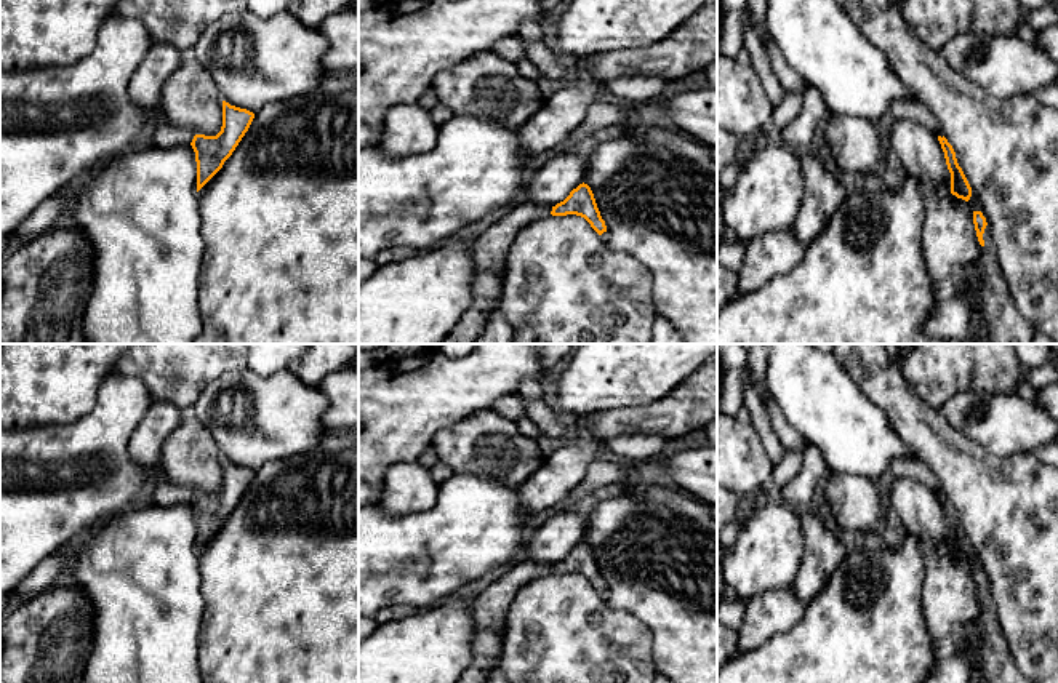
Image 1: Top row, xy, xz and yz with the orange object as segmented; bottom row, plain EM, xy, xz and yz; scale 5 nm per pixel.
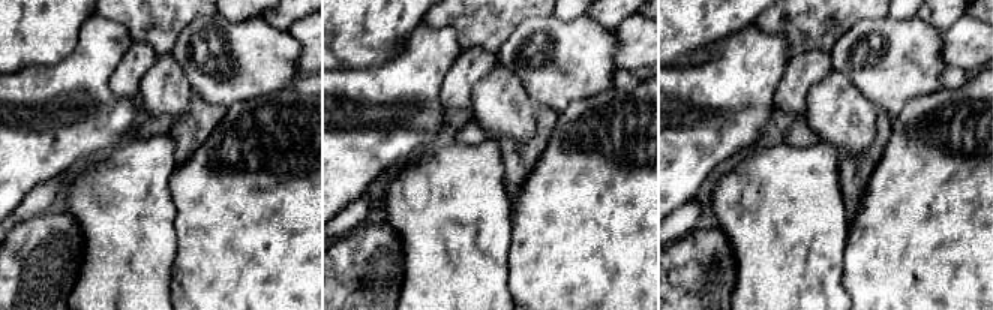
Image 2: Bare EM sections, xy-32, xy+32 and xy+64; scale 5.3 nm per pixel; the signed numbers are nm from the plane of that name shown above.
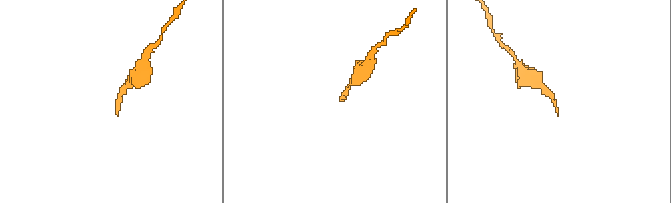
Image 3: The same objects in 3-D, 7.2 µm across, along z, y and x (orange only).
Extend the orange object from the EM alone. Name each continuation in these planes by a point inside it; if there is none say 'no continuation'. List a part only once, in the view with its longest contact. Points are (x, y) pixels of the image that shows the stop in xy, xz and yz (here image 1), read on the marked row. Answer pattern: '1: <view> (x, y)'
1: yz (1005, 323)

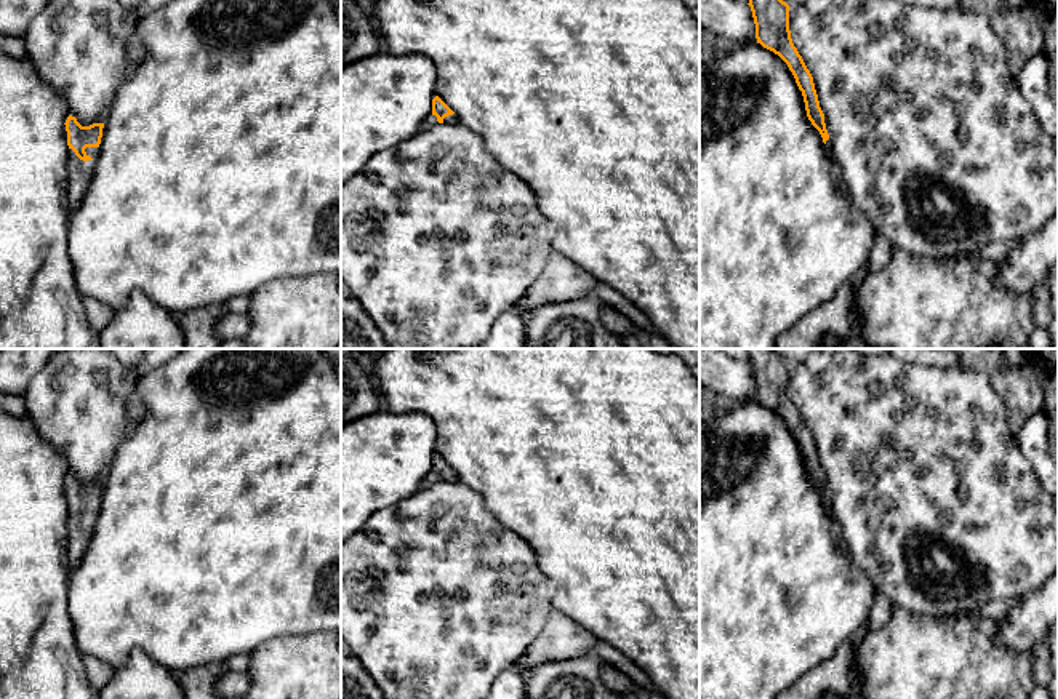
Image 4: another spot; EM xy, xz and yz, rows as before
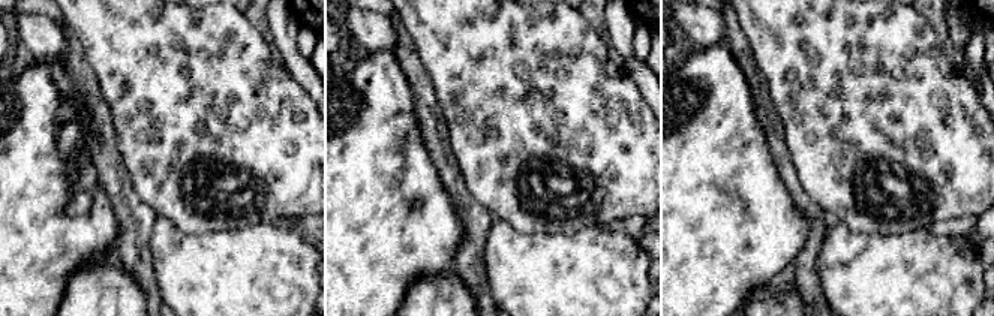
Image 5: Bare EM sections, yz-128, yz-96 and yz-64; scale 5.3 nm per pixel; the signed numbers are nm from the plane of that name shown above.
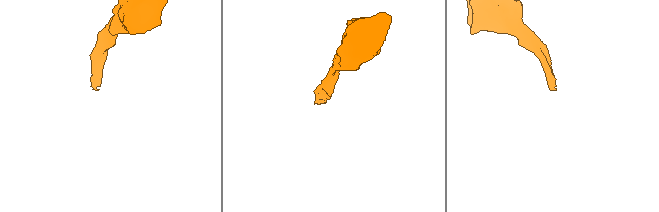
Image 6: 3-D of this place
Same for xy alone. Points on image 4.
1: xy (79, 173)

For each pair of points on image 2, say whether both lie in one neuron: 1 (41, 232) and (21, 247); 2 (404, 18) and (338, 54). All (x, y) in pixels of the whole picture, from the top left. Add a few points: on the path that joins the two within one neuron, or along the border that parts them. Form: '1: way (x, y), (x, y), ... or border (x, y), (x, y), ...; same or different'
1: way (36, 237), (26, 247); same
2: way (387, 18), (374, 18), (354, 38); same

